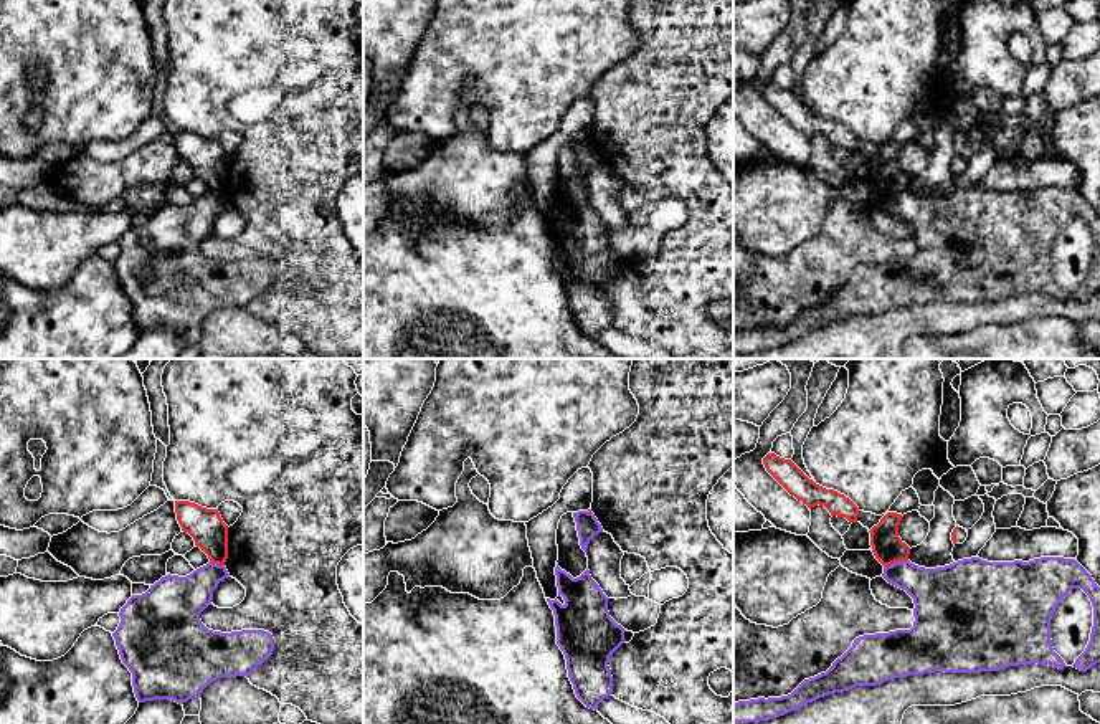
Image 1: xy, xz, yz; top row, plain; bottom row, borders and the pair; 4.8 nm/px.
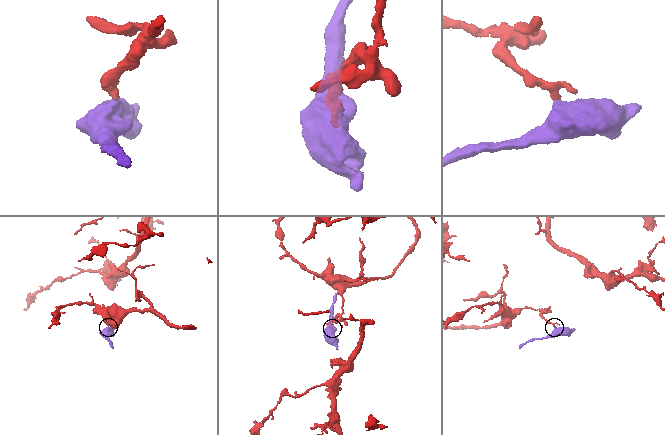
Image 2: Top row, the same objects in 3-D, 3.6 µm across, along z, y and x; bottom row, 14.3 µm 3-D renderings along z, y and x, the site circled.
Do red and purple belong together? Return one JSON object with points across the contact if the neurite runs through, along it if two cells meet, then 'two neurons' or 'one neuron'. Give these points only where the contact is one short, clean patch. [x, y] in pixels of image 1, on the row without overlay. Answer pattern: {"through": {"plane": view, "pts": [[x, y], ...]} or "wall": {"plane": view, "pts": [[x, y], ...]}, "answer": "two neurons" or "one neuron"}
{"wall": {"plane": "yz", "pts": [[907, 189], [884, 197]]}, "answer": "two neurons"}

